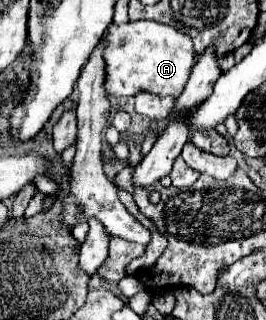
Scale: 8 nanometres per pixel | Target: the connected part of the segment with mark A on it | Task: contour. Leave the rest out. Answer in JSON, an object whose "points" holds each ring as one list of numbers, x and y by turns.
{"points":[[154,20,128,22,120,26,110,24,104,56,108,66,106,86,108,94,112,96,136,96,140,90,148,90,158,96,178,98,192,74,192,66,196,64,192,38,168,24]]}

